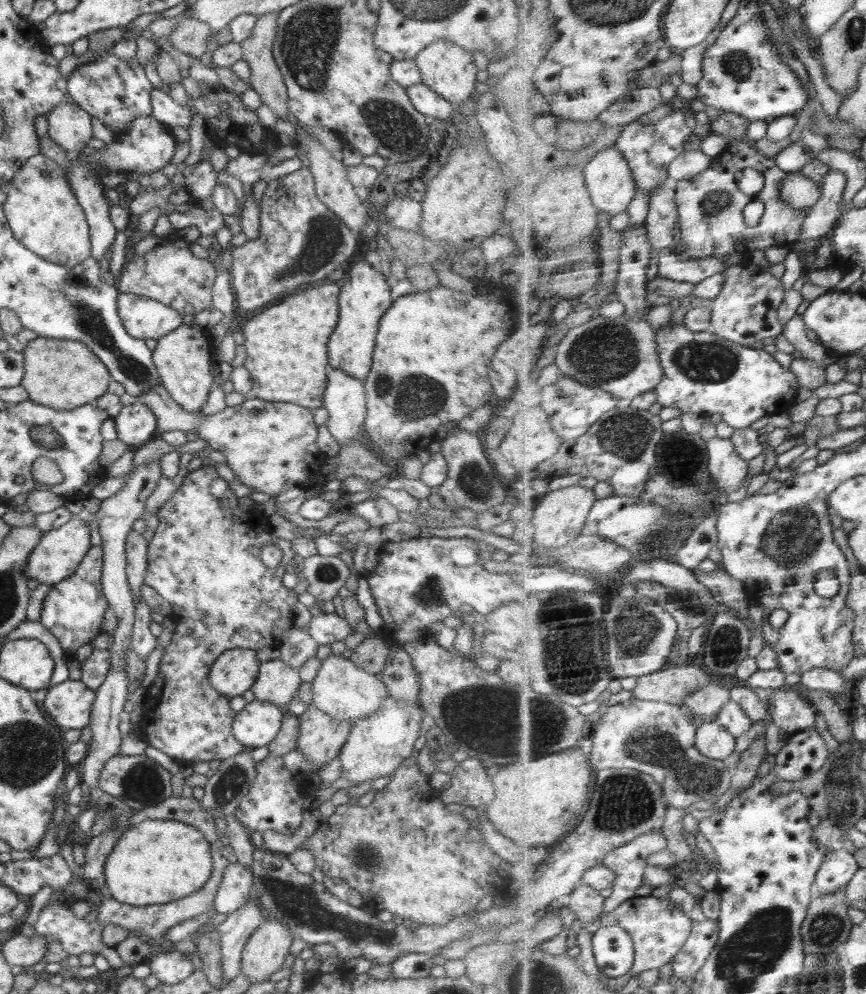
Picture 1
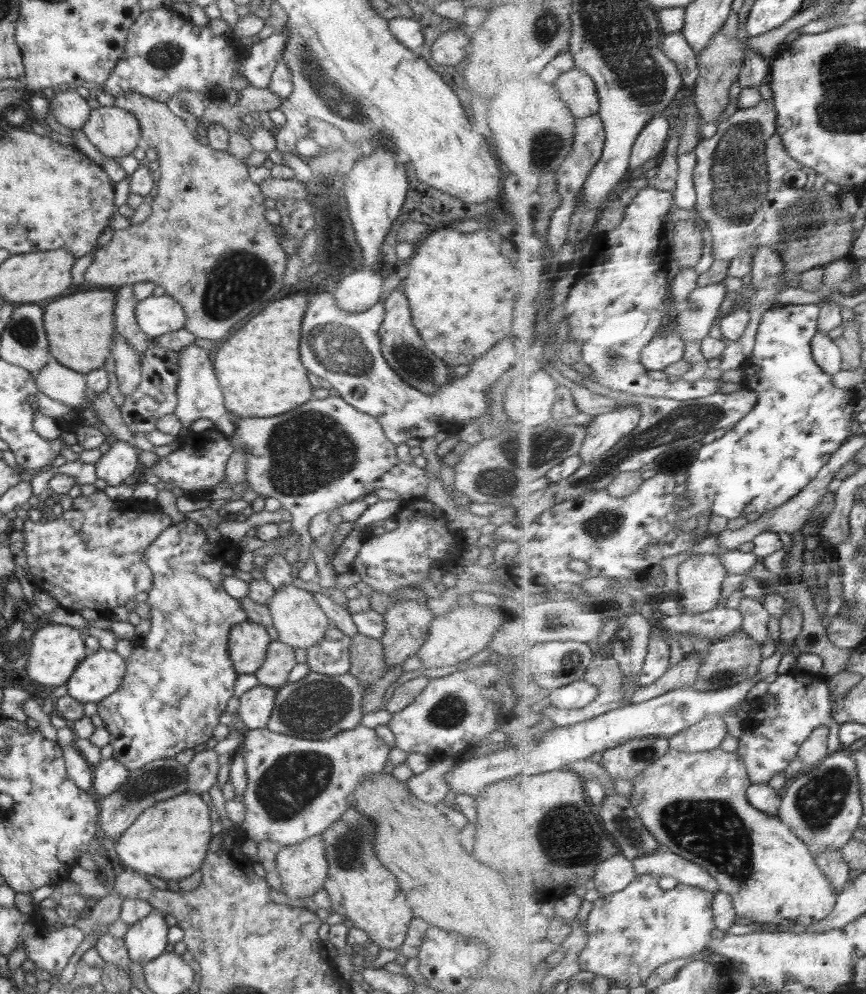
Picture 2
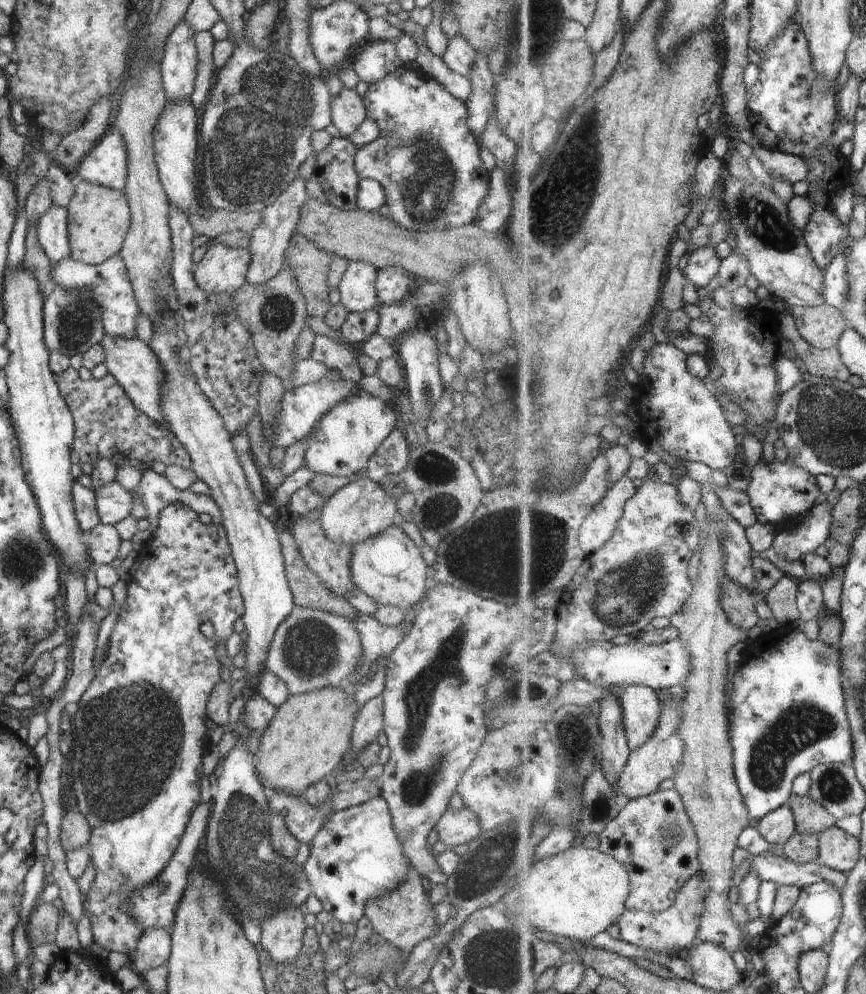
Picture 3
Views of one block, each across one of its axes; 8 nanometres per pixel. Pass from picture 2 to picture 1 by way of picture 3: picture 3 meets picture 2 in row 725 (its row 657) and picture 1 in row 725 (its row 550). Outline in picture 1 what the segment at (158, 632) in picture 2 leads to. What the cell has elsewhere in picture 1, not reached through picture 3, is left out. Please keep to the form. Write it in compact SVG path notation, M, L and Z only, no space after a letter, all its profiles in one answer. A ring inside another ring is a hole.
M201 466L188 473L184 483L157 512L158 527L154 537L147 544L147 569L144 584L151 586L163 596L180 618L170 644L164 647L159 663L158 676L146 688L147 695L142 703L146 710L148 726L144 730L146 742L165 752L168 756L186 762L210 762L226 760L247 750L232 734L235 712L230 708L229 699L220 694L208 681L212 663L224 651L233 648L247 648L260 651L268 646L278 646L282 633L292 627L293 610L298 595L282 583L286 565L292 561L295 552L292 542L276 538L270 532L268 522L242 522L256 520L262 516L246 516L237 505L237 498L218 474L215 466ZM272 543L280 547L283 557L279 565L269 568L260 557L264 545Z

